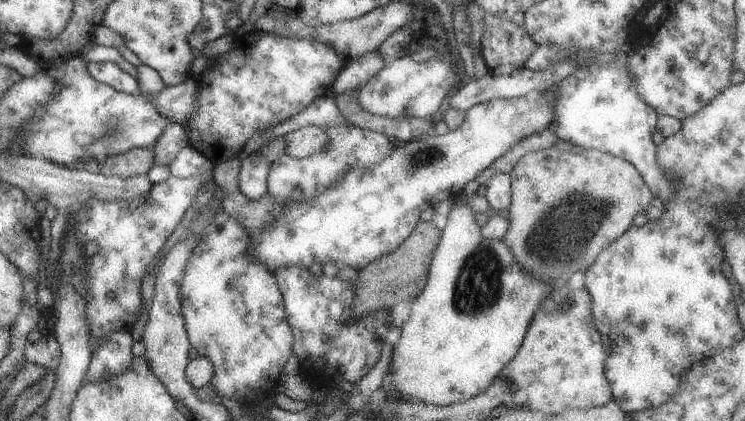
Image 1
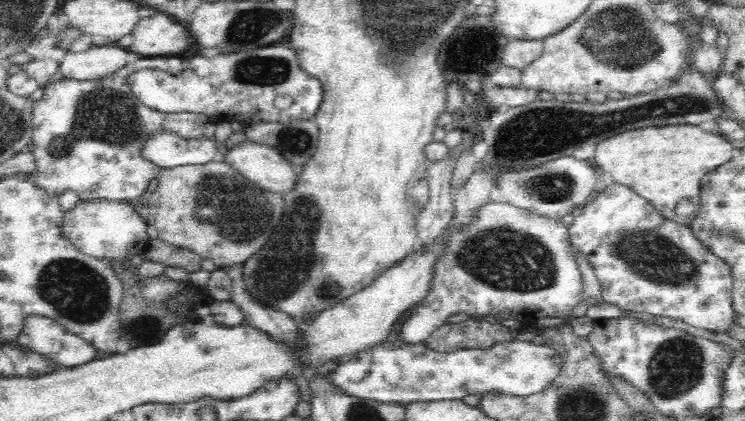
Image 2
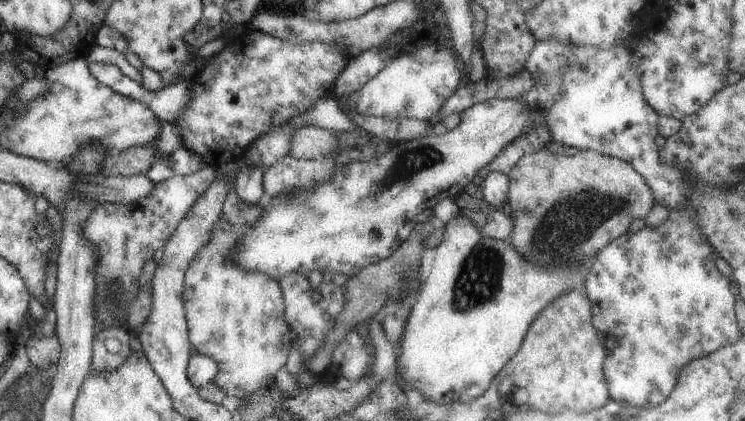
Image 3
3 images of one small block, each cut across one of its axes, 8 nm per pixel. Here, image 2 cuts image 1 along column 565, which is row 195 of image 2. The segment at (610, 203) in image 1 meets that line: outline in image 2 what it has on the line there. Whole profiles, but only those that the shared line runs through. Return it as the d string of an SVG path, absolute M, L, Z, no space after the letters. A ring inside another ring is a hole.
M216 159L212 162L201 165L182 165L175 166L174 168L161 169L157 176L158 184L155 192L151 194L148 200L149 219L147 224L152 224L156 230L158 230L157 238L174 246L175 248L185 249L196 255L200 256L200 259L210 260L214 264L214 267L224 269L232 268L236 265L244 263L244 260L248 260L252 254L256 254L264 244L266 240L272 234L273 228L279 224L284 207L283 196L278 193L268 192L262 190L259 186L246 180L241 174L238 174L231 166Z

